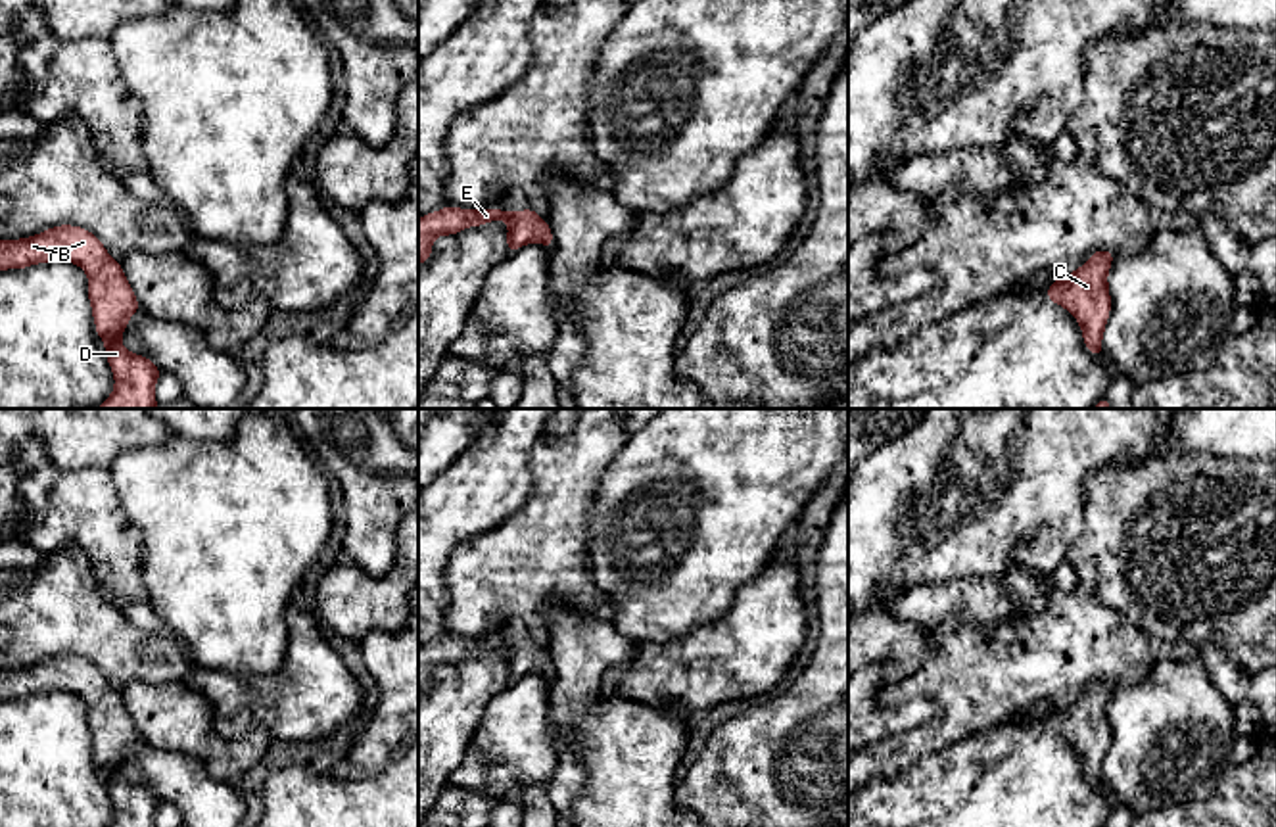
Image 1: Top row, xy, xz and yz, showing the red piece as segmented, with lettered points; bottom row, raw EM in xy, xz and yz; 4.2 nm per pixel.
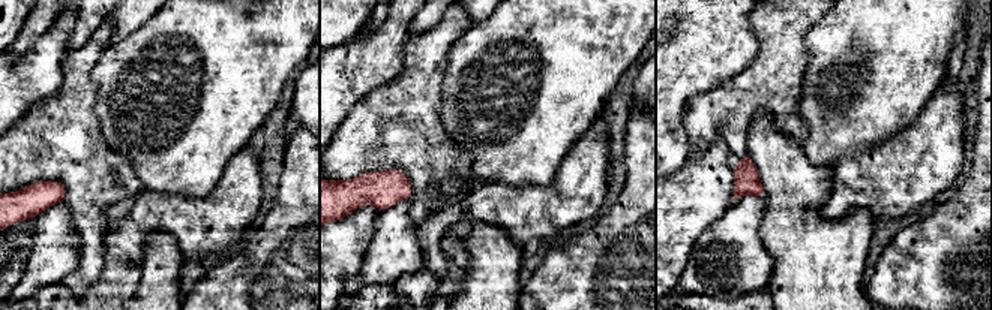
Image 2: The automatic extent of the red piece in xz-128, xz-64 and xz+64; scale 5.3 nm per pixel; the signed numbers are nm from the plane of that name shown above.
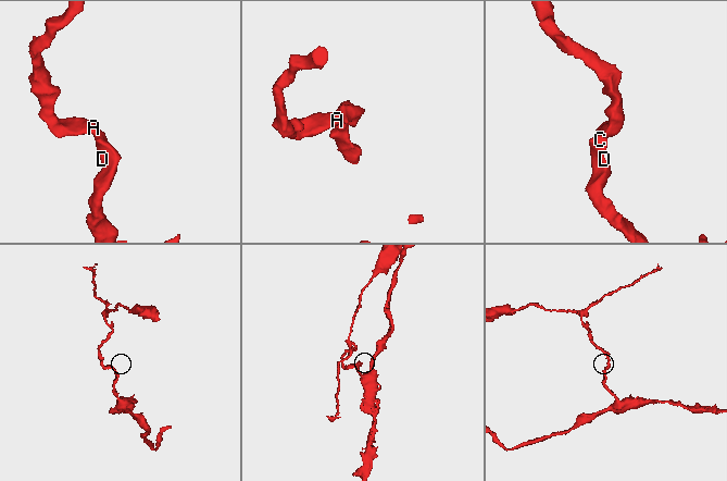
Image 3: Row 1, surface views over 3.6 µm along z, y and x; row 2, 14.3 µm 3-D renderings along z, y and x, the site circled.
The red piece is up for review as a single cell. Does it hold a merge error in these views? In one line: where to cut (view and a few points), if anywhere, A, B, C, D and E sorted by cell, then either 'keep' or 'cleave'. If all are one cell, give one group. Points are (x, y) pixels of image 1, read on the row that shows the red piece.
no cut | A B C D E | keep

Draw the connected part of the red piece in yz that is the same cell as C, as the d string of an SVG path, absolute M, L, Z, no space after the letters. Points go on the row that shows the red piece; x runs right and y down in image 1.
M1098 249L1090 261L1053 280L1046 292L1048 299L1065 307L1080 324L1082 340L1094 357L1103 357L1101 338L1111 313L1107 274L1115 253Z

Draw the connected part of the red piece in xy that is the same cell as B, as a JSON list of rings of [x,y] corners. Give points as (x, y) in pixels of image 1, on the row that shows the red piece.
[[[59,224],[36,236],[0,240],[0,271],[27,269],[36,263],[69,261],[88,274],[88,299],[98,338],[113,370],[113,393],[96,409],[155,409],[159,366],[146,355],[129,353],[121,336],[140,309],[121,261],[86,228]]]

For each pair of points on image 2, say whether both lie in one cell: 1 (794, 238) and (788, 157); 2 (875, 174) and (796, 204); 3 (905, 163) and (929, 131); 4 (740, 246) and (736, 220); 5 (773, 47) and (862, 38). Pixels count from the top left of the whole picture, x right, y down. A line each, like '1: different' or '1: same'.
1: same
2: different
3: same
4: same
5: different

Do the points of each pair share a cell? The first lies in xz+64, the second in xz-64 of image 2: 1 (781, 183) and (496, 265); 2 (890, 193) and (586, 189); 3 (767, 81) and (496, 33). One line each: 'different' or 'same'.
1: same
2: same
3: different

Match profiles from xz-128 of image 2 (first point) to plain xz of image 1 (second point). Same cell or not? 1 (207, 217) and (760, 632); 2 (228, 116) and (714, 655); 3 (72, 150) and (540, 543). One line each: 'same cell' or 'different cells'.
1: same cell
2: different cells
3: same cell

